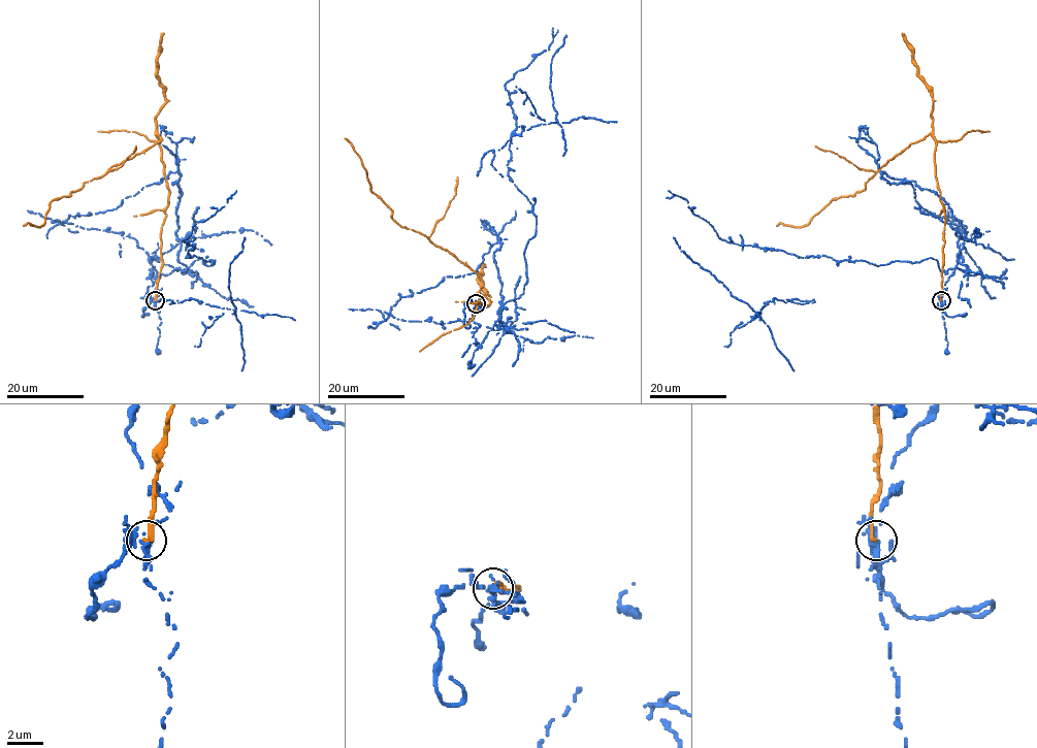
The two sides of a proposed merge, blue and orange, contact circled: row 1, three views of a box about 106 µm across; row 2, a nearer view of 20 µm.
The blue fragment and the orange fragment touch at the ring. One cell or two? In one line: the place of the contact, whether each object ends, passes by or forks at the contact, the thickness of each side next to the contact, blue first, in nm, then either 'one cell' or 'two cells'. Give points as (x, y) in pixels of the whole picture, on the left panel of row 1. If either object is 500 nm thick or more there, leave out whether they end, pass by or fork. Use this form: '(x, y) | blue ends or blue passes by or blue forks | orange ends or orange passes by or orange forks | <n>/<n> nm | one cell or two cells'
(155, 300) | blue forks | orange ends | 240/280 nm | two cells

